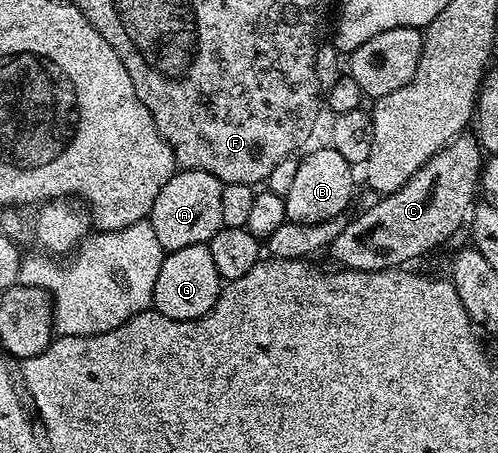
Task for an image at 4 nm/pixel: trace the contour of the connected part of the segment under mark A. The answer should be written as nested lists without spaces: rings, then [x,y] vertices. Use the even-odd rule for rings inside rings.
[[[178,169],[155,196],[147,221],[155,228],[165,251],[206,245],[221,230],[223,220],[223,183],[211,172]]]

